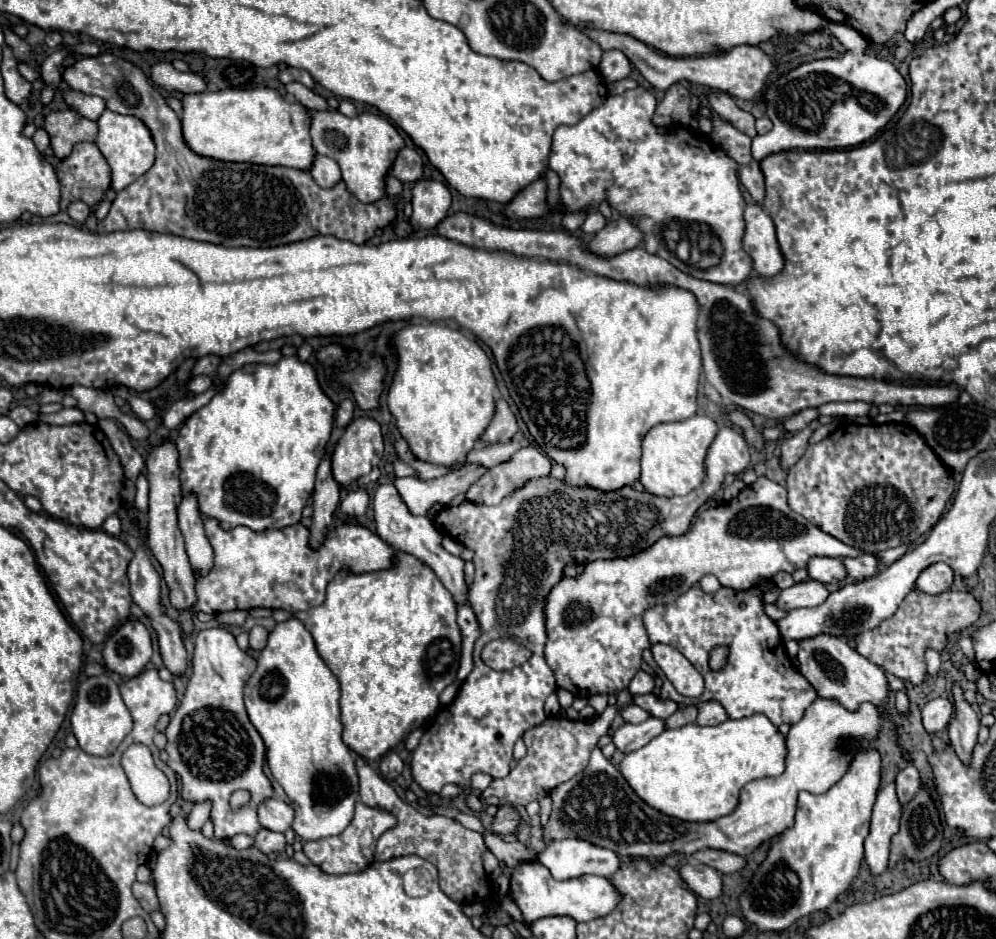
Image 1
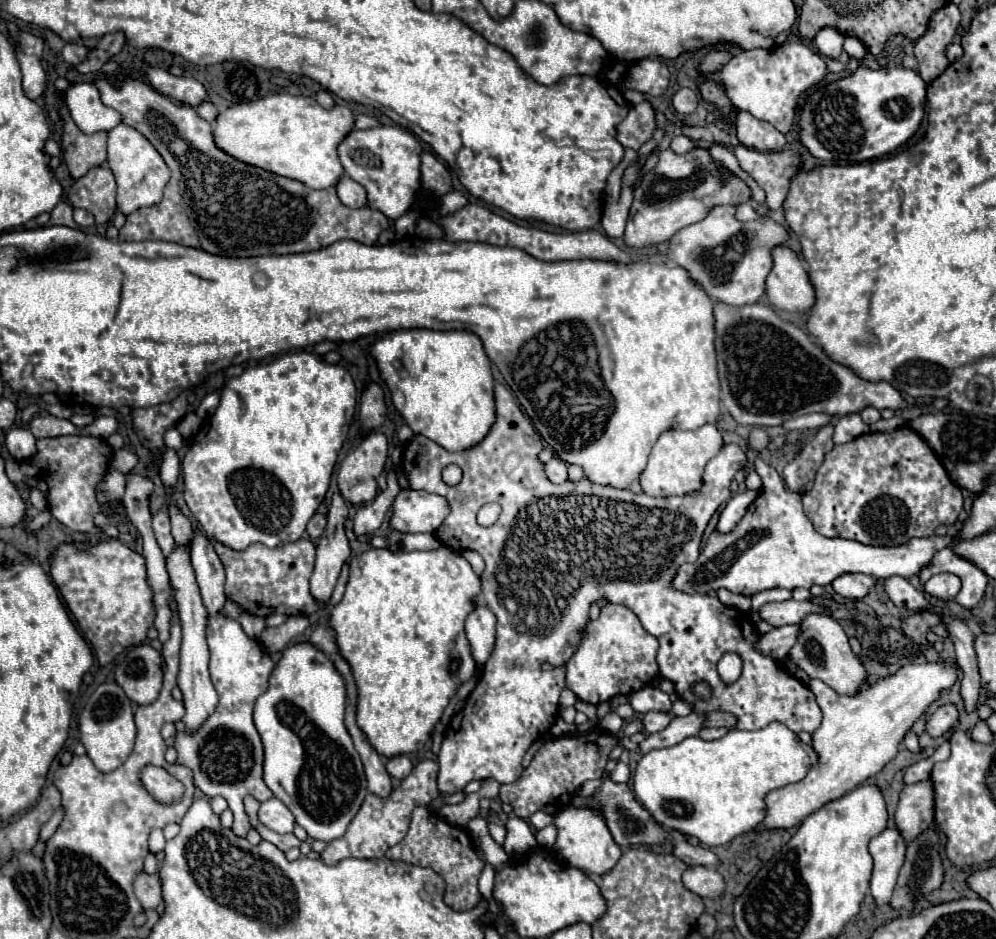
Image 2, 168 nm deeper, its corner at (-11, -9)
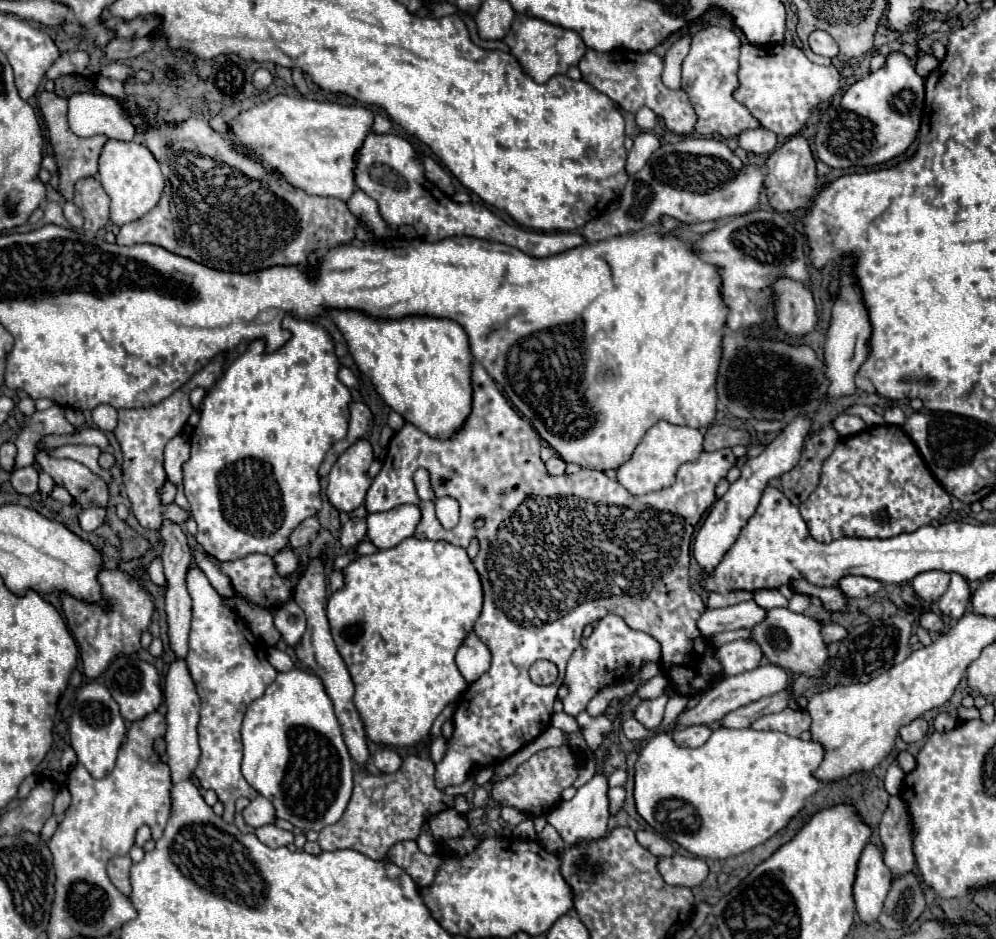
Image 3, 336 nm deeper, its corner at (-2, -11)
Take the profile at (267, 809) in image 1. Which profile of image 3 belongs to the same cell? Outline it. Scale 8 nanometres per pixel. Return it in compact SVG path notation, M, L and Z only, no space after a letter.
M258 795L254 801L250 801L250 805L244 809L244 821L250 825L250 827L264 827L264 825L274 825L276 823L276 811L274 811L274 805Z

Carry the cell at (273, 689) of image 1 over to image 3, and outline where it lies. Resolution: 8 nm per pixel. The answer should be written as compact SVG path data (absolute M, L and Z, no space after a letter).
M296 665L290 671L278 673L266 693L248 705L242 723L242 743L244 743L244 761L242 773L244 779L266 799L272 801L276 817L290 821L300 831L322 831L328 825L334 825L346 811L348 799L352 797L352 779L354 767L352 757L344 745L338 719L334 715L332 701L324 689L324 683L318 675L308 673L304 667Z

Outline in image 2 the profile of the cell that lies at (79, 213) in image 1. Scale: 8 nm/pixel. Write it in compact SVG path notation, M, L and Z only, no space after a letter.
M73 209L73 219L75 219L75 223L81 225L81 227L89 227L89 225L95 223L93 215L91 215L89 211L85 211L85 209Z

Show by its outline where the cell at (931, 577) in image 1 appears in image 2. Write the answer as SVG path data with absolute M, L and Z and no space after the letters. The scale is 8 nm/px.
M937 573L929 581L925 581L923 587L925 587L925 593L929 593L931 597L949 601L949 599L955 599L955 595L959 593L961 581L953 573Z

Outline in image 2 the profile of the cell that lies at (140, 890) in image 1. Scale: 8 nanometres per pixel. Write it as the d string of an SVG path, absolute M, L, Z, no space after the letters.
M139 871L133 881L133 889L135 889L135 897L145 909L155 909L161 903L161 883L157 875Z

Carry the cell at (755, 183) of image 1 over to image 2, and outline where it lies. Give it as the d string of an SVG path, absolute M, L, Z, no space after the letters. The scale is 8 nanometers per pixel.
M737 145L735 157L739 159L741 169L749 173L761 189L765 189L767 207L771 211L781 209L789 193L791 179L801 169L801 153L797 151L761 153L761 151Z

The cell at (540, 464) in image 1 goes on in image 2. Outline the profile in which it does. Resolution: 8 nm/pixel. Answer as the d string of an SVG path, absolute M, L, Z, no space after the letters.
M553 457L547 465L545 465L547 477L551 483L565 483L567 481L567 463L561 461L559 457Z

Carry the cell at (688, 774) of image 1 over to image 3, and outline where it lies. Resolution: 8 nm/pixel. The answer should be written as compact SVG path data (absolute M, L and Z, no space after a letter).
M675 694L669 699L665 707L664 718L660 727L658 727L658 731L656 731L656 735L654 735L654 737L644 745L644 749L642 749L640 757L638 757L636 765L634 765L634 769L636 769L636 773L634 773L634 799L636 799L636 811L638 811L638 813L640 813L640 817L642 817L642 819L652 827L652 829L656 829L662 837L666 837L666 839L670 839L670 841L676 841L678 845L682 845L682 847L684 847L686 851L690 851L692 855L696 855L696 857L704 857L704 859L726 859L726 857L732 857L732 855L738 855L738 853L750 851L750 849L754 849L756 845L764 843L764 841L766 841L766 839L770 839L774 833L778 833L778 831L780 831L780 829L790 821L790 817L792 817L792 815L796 815L796 813L804 807L806 799L808 799L810 795L814 795L814 793L816 793L816 789L818 789L818 781L814 779L814 775L812 775L812 773L814 773L814 771L816 771L816 767L820 765L822 755L824 755L824 749L822 749L822 747L820 747L820 743L816 743L816 741L802 741L802 739L790 737L790 735L780 733L780 731L726 729L726 727L716 729L716 731L710 735L710 739L708 739L702 747L696 747L696 749L678 747L678 745L672 741L672 737L668 735L666 729L684 710L687 702L688 697L680 694Z

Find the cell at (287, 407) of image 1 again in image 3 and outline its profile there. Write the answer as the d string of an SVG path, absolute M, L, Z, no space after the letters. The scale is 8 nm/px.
M286 317L284 319L284 327L292 331L290 341L266 355L264 353L264 341L254 341L248 351L244 355L240 355L228 369L226 373L214 383L214 387L206 393L204 403L202 403L202 417L198 427L194 429L194 435L190 439L190 459L182 465L182 475L184 475L184 493L186 499L192 507L192 515L198 523L198 533L196 533L196 541L204 547L206 553L214 555L220 561L232 561L232 559L240 559L248 553L266 553L266 555L276 555L278 551L282 551L288 545L288 539L292 535L292 531L308 517L316 515L322 507L322 499L320 499L320 479L318 479L318 467L326 455L326 451L330 449L330 445L338 439L342 439L346 435L348 429L348 403L350 403L350 391L346 389L346 385L342 385L338 381L338 369L340 363L334 355L334 343L330 339L330 335L326 333L326 329L322 329L320 325L312 323L312 321L302 321L302 319L294 319L294 317Z

